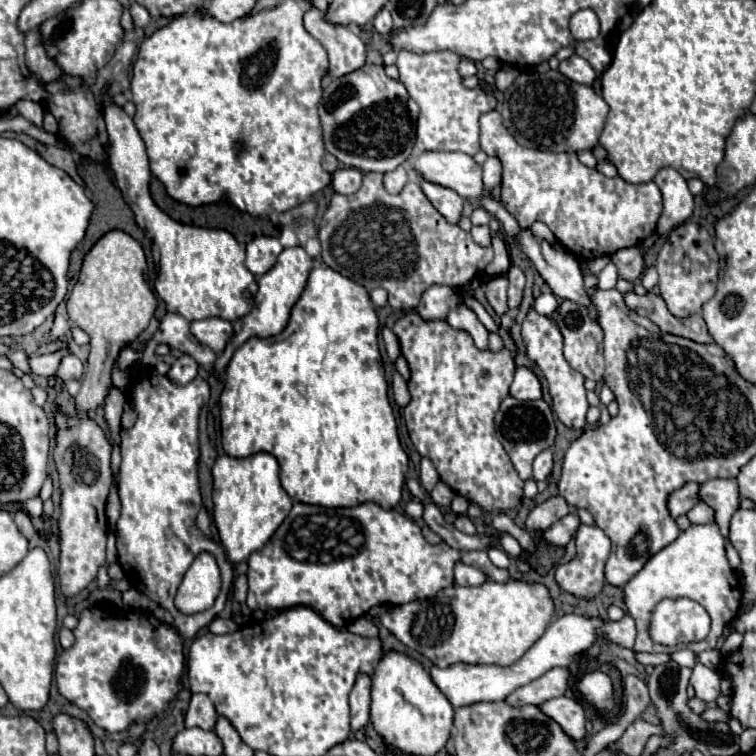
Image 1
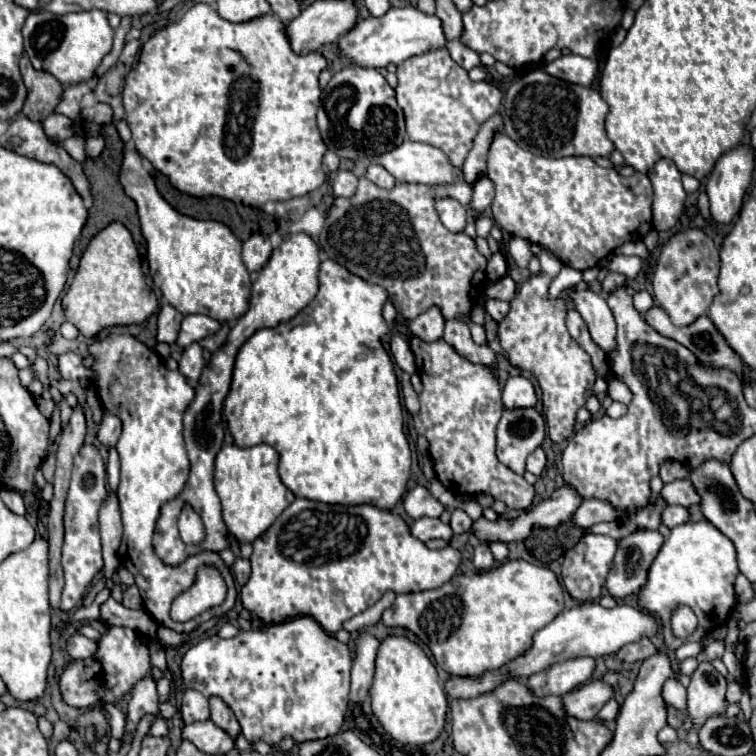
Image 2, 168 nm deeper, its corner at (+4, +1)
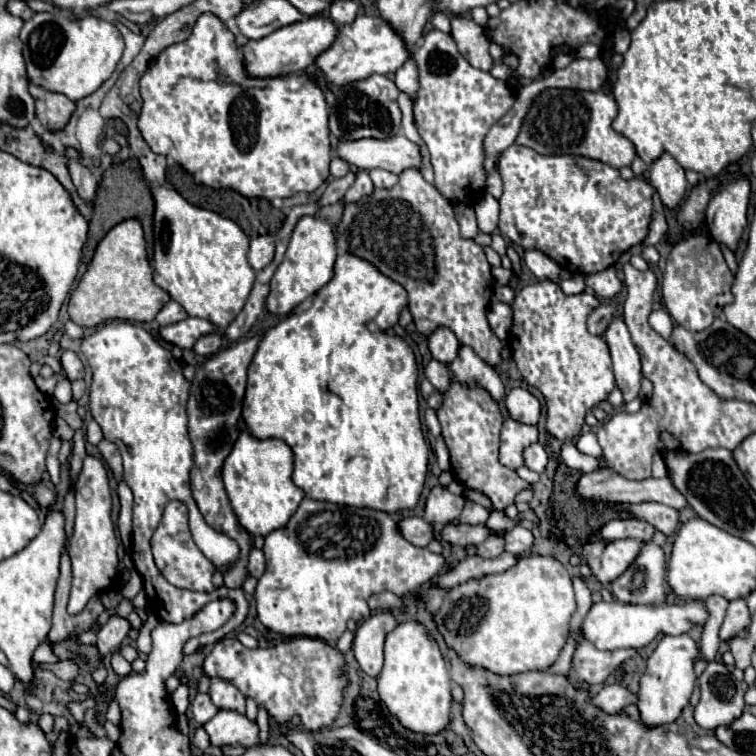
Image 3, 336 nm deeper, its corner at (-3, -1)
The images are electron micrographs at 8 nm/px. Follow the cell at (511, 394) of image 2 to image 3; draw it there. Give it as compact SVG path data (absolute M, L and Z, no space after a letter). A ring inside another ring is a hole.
M521 387L511 389L509 395L505 397L505 407L507 407L511 419L525 423L525 425L537 425L537 419L541 413L541 403L527 389L521 389Z

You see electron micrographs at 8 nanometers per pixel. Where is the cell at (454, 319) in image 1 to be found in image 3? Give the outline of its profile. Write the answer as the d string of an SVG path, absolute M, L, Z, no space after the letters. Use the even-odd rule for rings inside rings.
M461 347L457 359L449 365L449 371L457 383L463 385L479 385L483 387L495 401L505 397L503 383L493 367L489 367L483 359L475 355L471 347Z

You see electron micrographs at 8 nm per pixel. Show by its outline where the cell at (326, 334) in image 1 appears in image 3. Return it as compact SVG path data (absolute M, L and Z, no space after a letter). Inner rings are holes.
M339 255L335 263L335 275L333 279L315 294L311 305L307 309L298 306L289 317L273 325L269 331L263 333L263 339L257 347L257 353L249 365L249 379L247 379L247 393L243 401L243 419L249 427L249 431L257 439L269 439L277 437L283 439L295 453L295 471L293 471L293 481L297 487L305 491L307 497L317 499L317 501L329 501L329 503L339 503L339 505L349 505L349 507L369 507L385 513L395 513L399 509L413 509L419 503L425 477L427 477L427 463L429 463L429 447L425 443L423 431L421 431L421 421L419 421L419 391L417 391L417 359L409 343L395 335L395 333L385 333L393 325L397 325L401 311L407 307L407 291L395 283L393 279L387 279L377 267L371 267L365 259L359 259L355 255Z

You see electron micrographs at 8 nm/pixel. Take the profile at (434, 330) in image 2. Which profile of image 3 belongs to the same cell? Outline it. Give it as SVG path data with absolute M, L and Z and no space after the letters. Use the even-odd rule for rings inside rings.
M439 327L433 335L429 335L429 349L431 349L433 359L449 365L459 353L459 341L449 329Z

